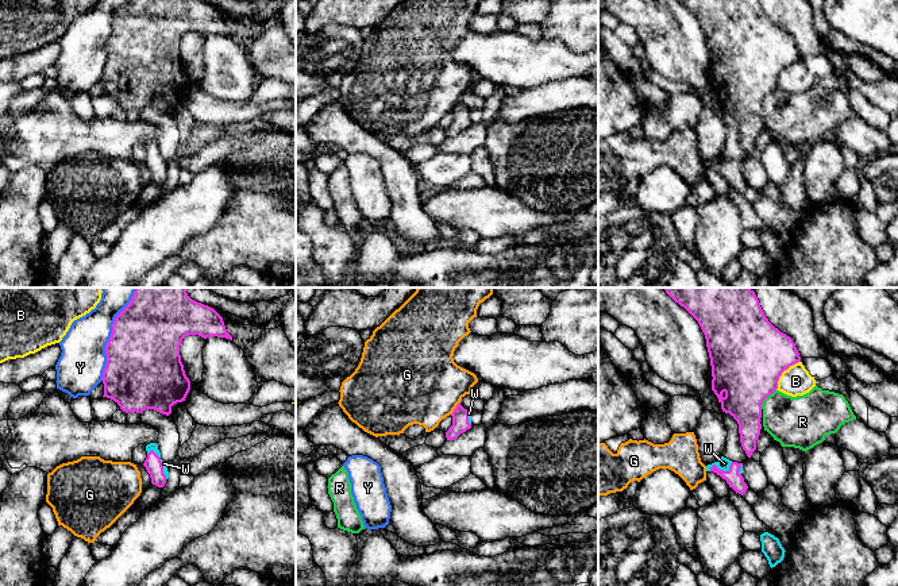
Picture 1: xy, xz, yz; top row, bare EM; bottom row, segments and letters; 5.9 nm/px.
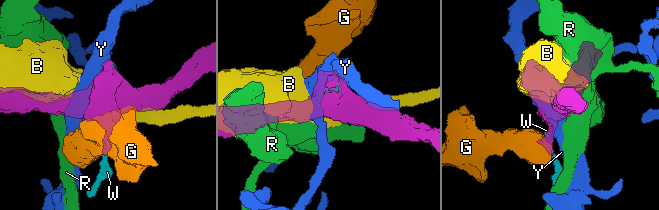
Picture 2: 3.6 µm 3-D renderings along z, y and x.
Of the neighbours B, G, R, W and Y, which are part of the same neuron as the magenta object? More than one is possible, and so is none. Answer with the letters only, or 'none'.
W

